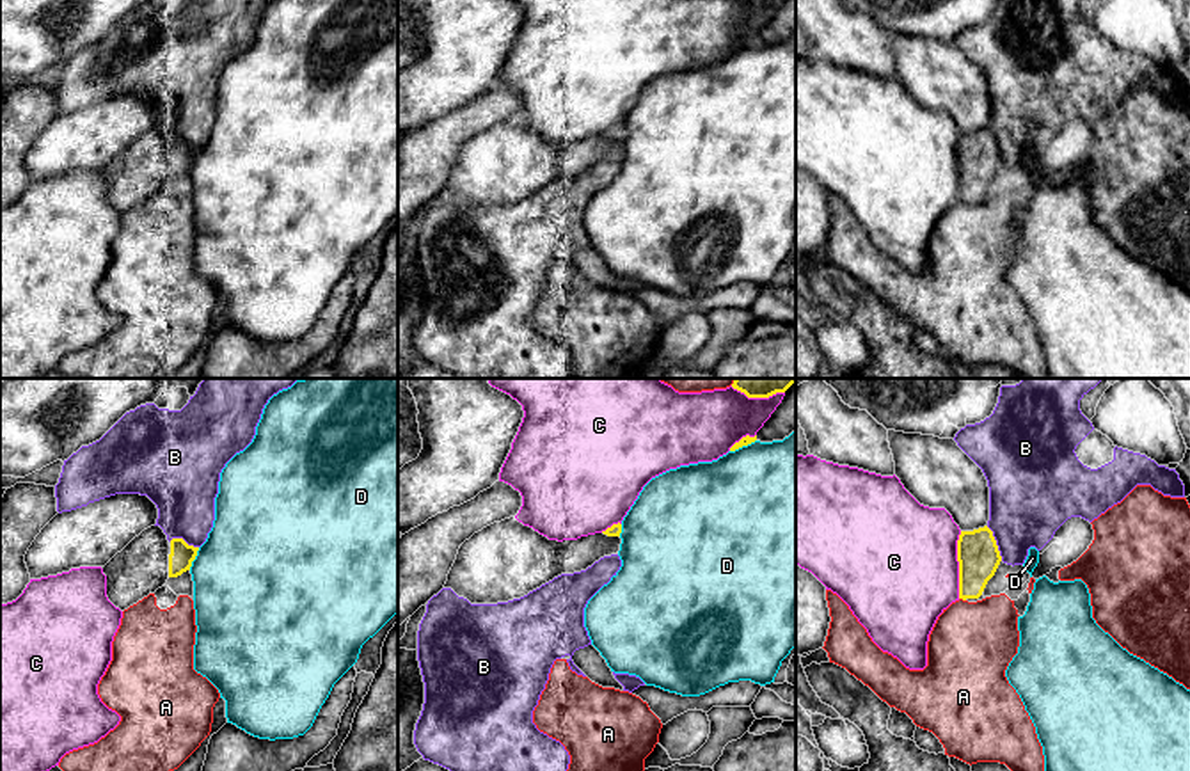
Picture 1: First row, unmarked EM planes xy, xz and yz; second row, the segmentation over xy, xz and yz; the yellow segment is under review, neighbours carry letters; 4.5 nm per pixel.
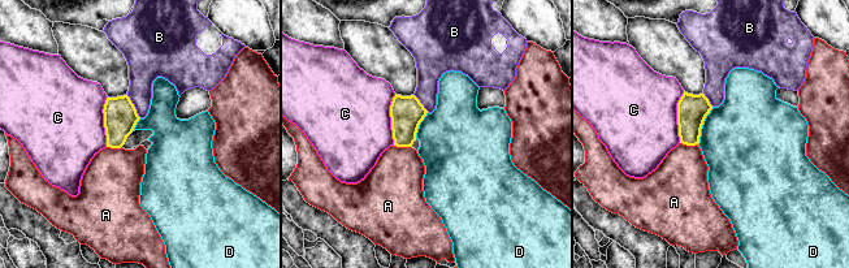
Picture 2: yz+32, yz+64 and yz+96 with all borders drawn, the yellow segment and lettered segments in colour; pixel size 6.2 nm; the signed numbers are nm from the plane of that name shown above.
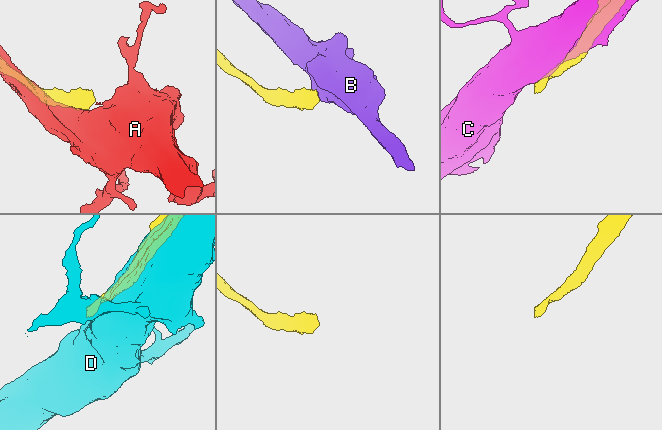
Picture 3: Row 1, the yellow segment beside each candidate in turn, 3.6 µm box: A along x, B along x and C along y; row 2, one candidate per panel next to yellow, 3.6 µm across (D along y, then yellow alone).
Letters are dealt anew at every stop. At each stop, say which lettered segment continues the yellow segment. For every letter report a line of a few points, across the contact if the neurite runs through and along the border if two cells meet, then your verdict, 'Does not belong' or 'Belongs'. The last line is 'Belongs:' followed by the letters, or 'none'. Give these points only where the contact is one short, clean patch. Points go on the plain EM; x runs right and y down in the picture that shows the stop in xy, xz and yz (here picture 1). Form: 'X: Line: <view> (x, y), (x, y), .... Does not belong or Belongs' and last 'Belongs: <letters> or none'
A: Does not belong
B: Does not belong
C: Does not belong
D: Does not belong
Belongs: none

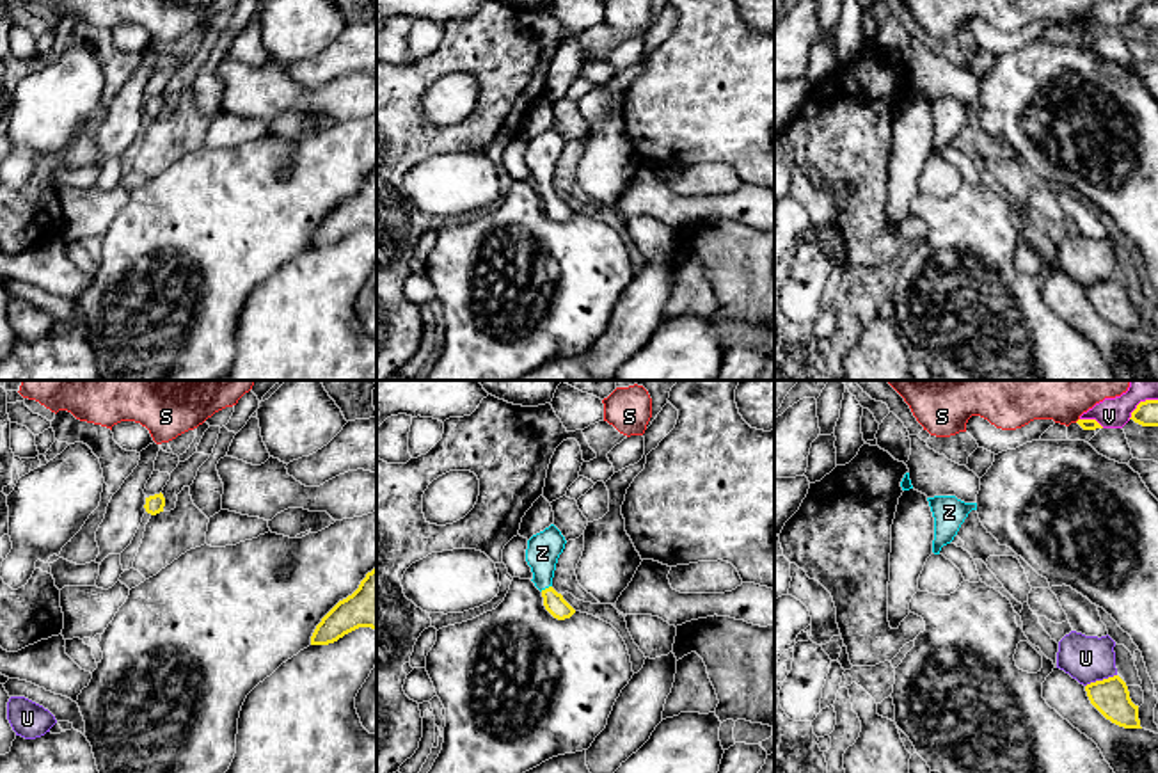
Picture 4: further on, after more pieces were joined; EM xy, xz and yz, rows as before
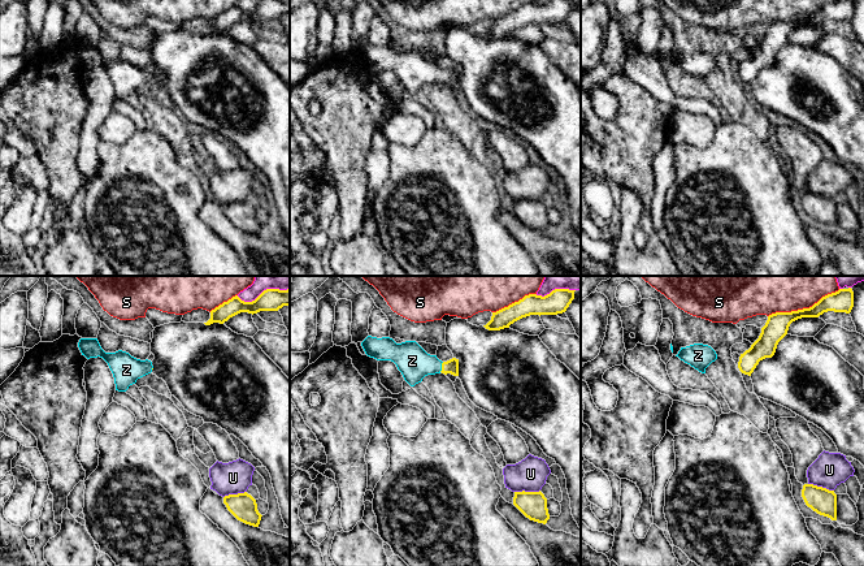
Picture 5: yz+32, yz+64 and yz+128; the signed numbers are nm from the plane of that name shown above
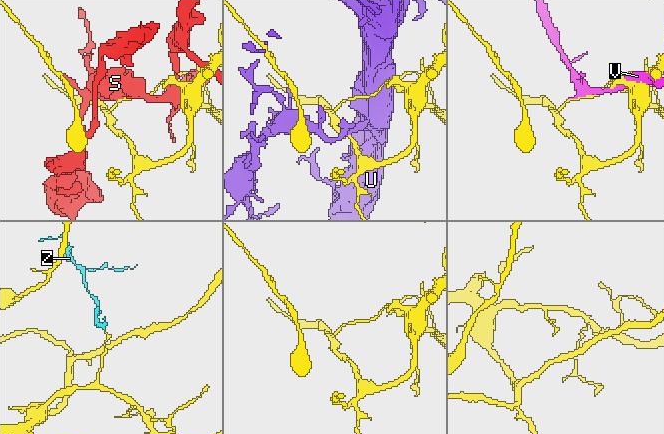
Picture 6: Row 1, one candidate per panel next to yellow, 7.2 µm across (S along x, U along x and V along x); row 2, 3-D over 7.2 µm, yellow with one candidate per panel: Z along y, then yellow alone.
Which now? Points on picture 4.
S: Does not belong
U: Does not belong
V: Does not belong
Z: Line: xz (553, 203), (546, 191), (542, 155). Belongs
Belongs: Z

